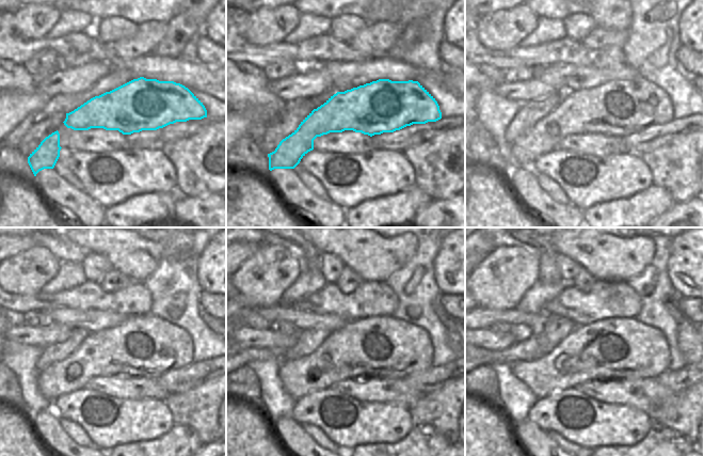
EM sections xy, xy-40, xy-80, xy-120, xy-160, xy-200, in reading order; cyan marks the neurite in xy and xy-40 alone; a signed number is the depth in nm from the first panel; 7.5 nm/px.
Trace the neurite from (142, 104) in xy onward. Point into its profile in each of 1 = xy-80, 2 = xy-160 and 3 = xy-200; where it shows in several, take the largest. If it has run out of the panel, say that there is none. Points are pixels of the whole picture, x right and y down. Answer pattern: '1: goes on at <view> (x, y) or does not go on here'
1: goes on at xy-80 (619, 108)
2: goes on at xy-160 (385, 346)
3: goes on at xy-200 (610, 348)

